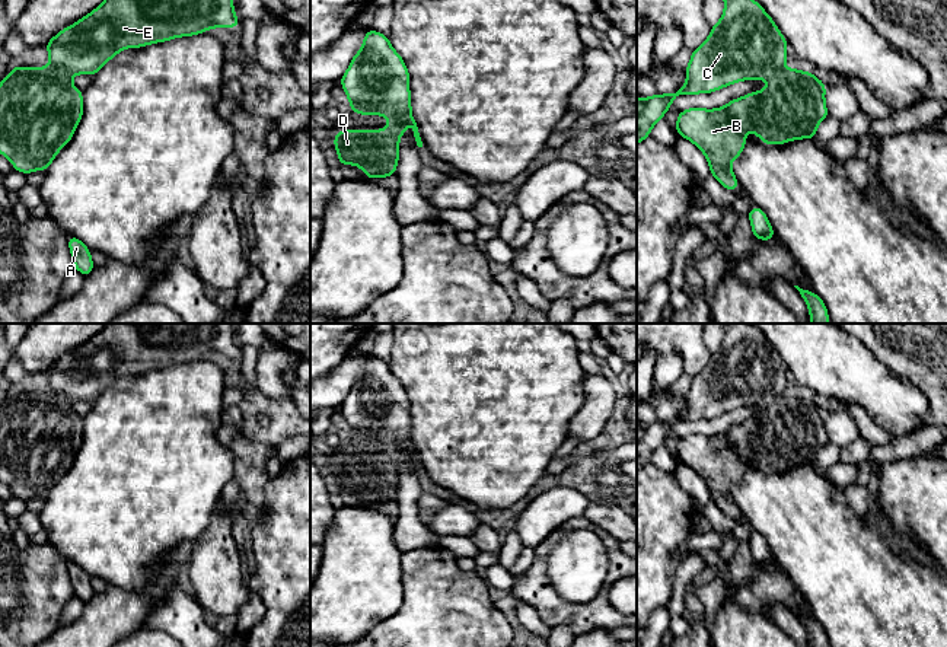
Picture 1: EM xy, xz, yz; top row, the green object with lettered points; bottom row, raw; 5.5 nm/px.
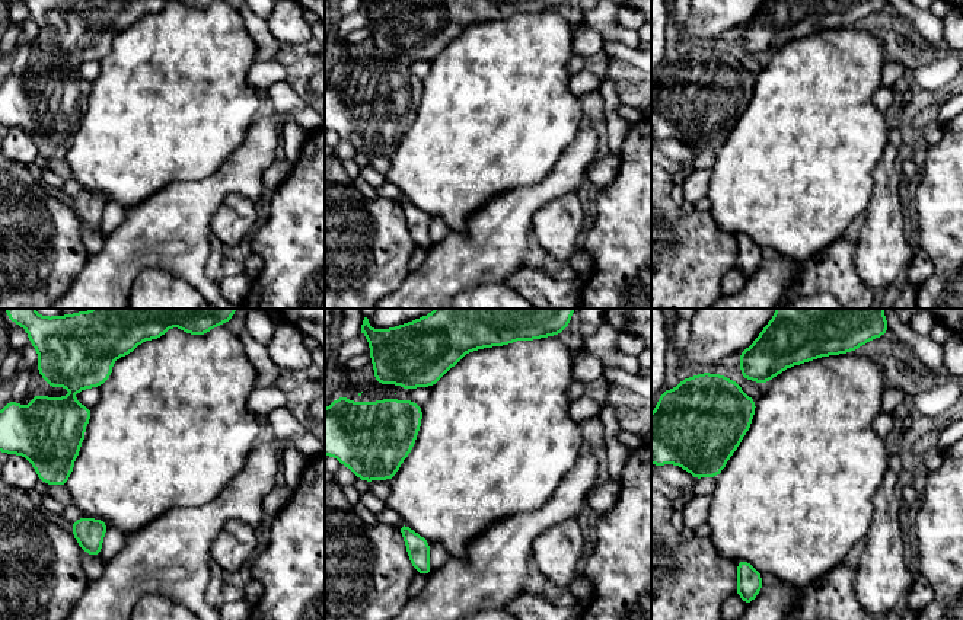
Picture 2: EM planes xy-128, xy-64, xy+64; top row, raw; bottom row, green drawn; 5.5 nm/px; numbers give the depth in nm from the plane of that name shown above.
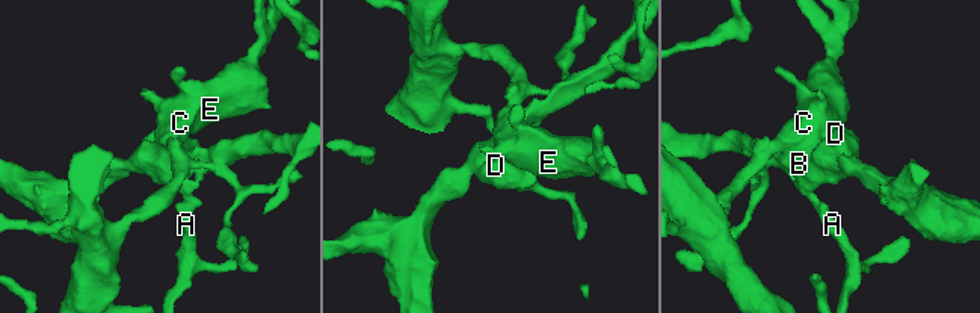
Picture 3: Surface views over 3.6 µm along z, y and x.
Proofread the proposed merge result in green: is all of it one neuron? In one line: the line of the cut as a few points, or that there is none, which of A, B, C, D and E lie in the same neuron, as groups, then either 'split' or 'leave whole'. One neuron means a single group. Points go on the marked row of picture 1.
cut in xy along (50, 64), (70, 76); A B D / C E; split

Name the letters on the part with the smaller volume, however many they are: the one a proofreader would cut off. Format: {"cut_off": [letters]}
{"cut_off": ["A", "B", "D"]}

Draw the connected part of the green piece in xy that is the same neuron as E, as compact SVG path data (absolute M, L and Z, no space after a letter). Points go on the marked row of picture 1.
M105 0L45 47L51 67L95 76L125 48L224 26L240 28L233 0Z

